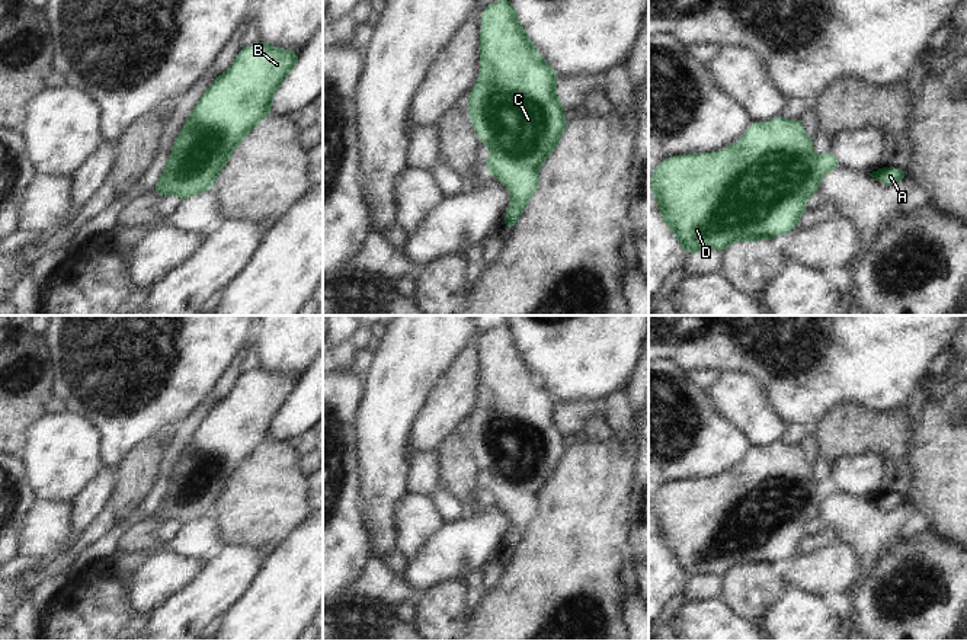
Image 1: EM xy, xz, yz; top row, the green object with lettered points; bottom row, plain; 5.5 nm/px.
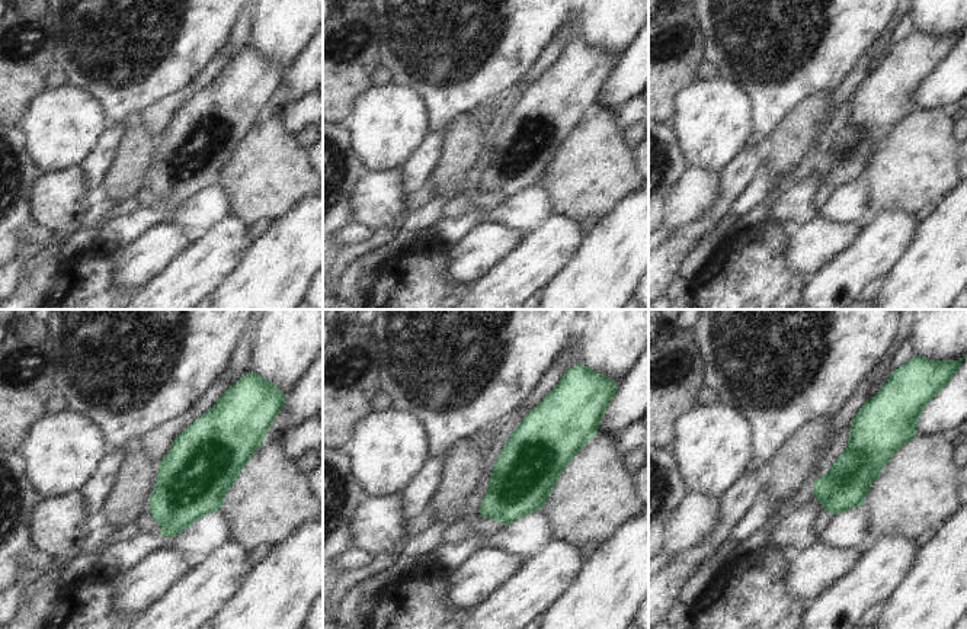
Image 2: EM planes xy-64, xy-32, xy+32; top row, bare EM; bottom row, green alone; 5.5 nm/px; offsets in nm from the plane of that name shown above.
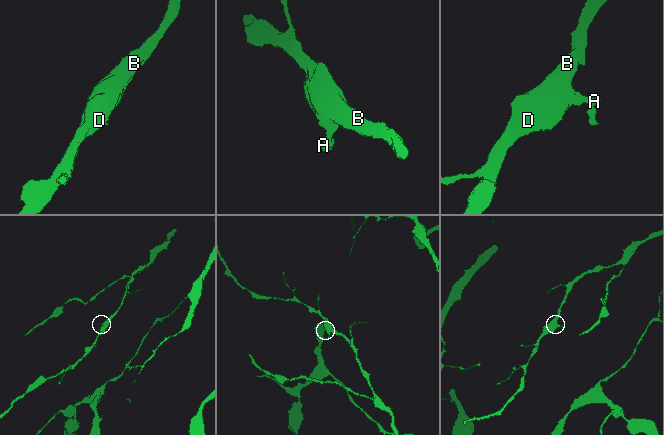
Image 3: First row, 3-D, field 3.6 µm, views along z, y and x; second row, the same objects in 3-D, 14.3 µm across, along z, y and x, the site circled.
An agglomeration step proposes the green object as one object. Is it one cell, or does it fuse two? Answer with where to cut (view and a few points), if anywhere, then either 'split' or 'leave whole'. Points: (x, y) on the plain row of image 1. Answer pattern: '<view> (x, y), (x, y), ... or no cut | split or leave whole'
no cut | leave whole

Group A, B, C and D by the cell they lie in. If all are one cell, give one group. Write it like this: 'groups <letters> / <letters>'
groups A B C D

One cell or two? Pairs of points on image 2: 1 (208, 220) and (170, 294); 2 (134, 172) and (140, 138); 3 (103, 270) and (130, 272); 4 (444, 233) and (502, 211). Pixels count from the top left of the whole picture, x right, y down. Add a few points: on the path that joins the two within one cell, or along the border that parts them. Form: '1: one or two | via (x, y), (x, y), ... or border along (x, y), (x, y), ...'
1: two | border along (231, 214), (207, 233)
2: one | via (134, 163), (140, 147)
3: two | border along (117, 256), (117, 281), (124, 288), (140, 291)
4: one | via (458, 228), (480, 215), (487, 215)

